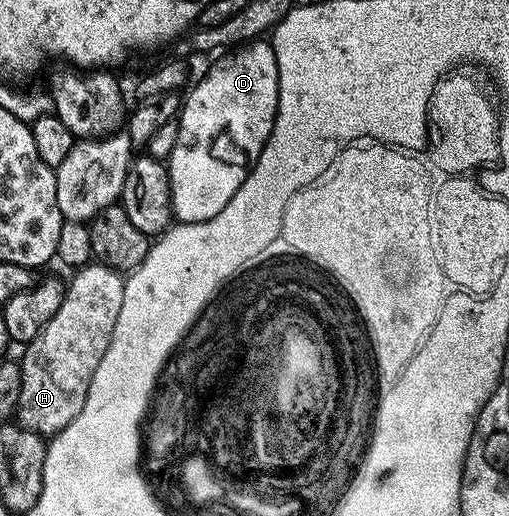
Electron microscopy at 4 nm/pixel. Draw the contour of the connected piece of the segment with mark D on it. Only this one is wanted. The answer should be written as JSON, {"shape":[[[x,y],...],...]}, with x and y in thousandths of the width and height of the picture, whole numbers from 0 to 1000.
{"shape":[[[528,76],[495,78],[462,91],[450,105],[430,109],[436,110],[391,151],[389,165],[363,180],[354,223],[348,227],[346,283],[338,283],[330,324],[340,424],[360,434],[401,430],[432,415],[432,407],[448,399],[456,376],[472,368],[479,345],[491,335],[491,324],[511,298],[519,275],[527,275],[527,260],[534,260],[534,244],[546,219],[542,105]]]}

